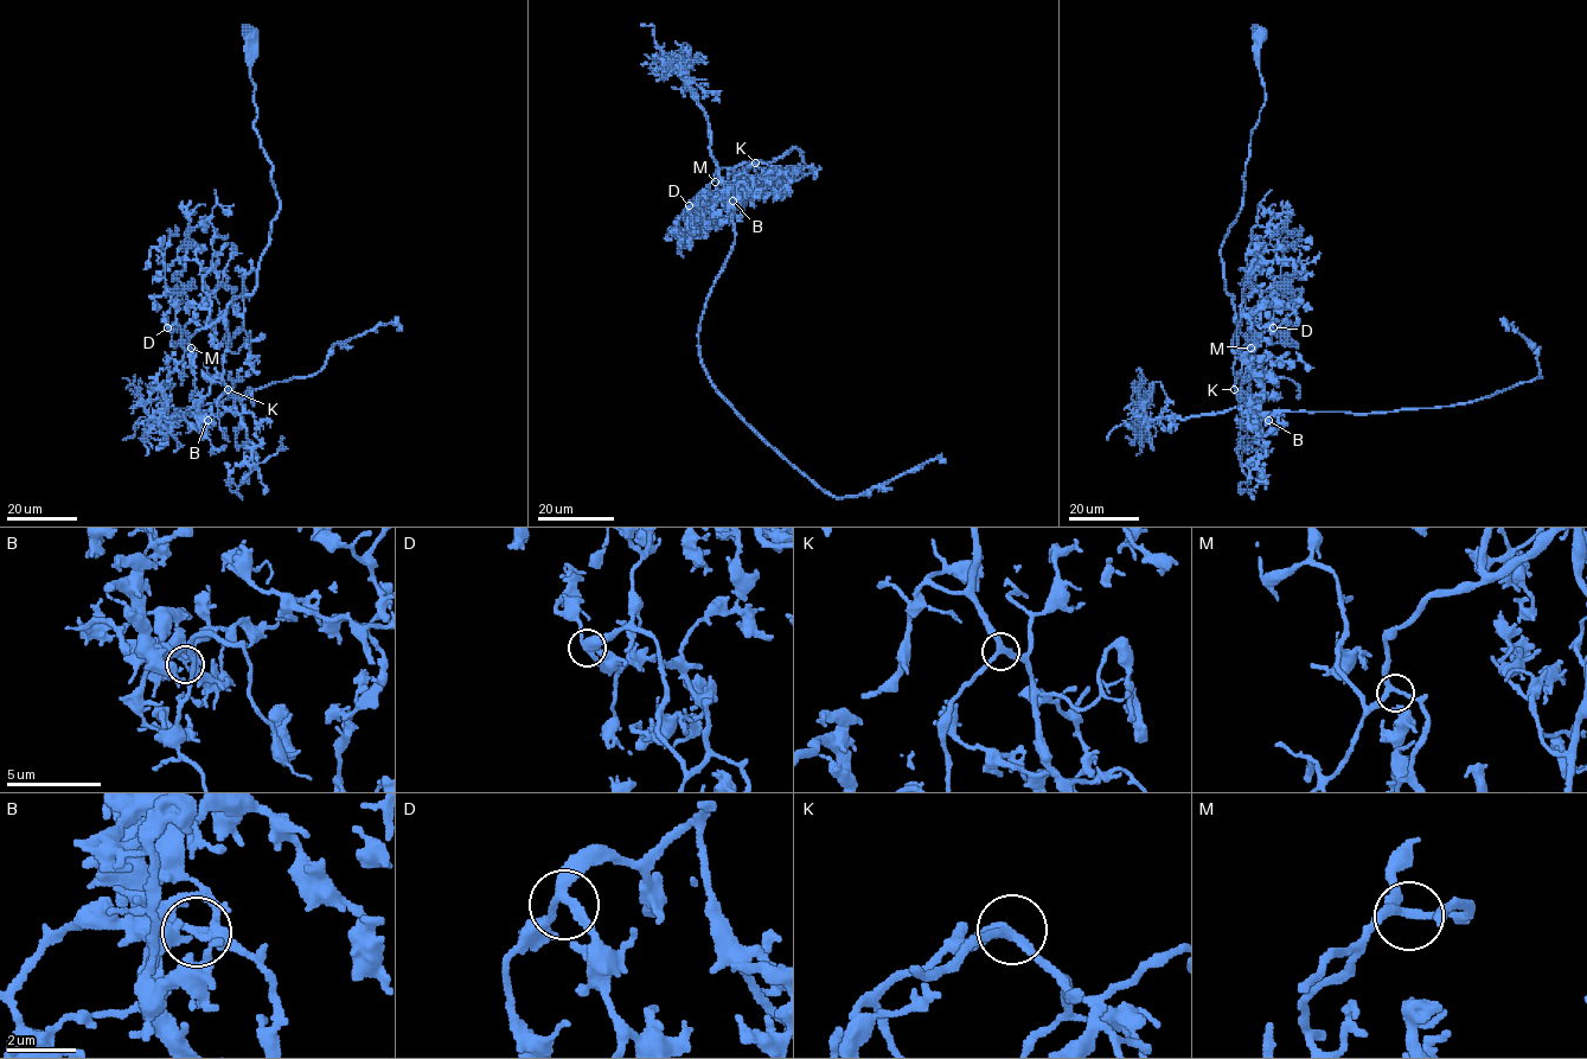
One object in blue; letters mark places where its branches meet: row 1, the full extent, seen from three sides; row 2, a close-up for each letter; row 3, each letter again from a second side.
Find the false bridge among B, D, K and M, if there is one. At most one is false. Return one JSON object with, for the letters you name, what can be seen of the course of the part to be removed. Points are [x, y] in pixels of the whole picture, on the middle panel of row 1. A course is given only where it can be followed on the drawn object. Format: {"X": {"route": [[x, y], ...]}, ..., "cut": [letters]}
{"B": {"route": [[734, 201], [734, 244], [699, 331], [701, 363], [714, 388], [768, 442], [837, 497], [857, 497], [939, 461]]}, "cut": ["B"]}

